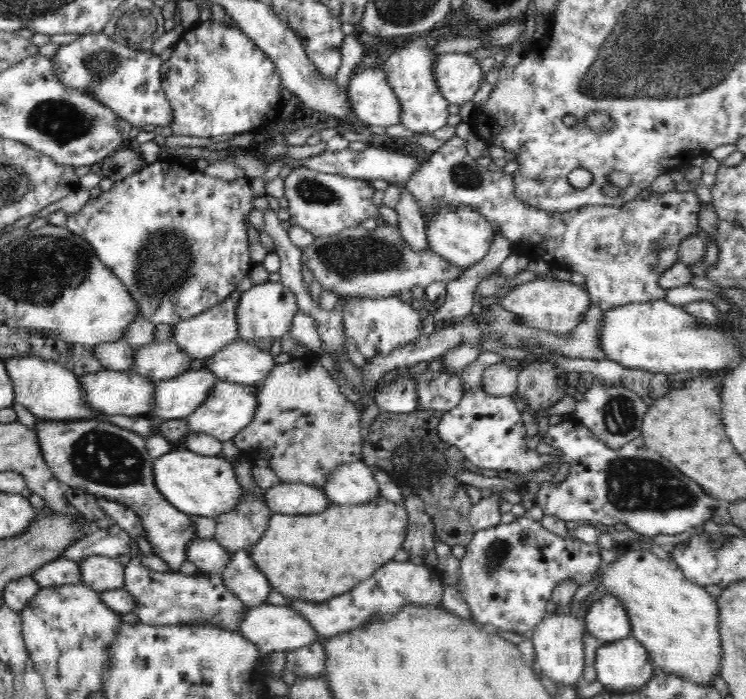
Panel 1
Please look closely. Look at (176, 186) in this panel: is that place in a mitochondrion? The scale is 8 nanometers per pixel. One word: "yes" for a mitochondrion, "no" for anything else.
no

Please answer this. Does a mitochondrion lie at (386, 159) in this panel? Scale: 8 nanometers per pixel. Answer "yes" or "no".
no

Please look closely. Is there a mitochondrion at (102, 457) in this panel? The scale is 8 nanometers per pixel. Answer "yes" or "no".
yes

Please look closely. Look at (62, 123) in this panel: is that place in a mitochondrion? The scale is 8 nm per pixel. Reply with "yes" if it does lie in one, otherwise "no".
yes

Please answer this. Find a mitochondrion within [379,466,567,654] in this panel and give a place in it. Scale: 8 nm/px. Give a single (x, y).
(496, 555)

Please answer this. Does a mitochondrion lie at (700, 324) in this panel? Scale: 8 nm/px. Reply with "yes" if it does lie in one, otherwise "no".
no

